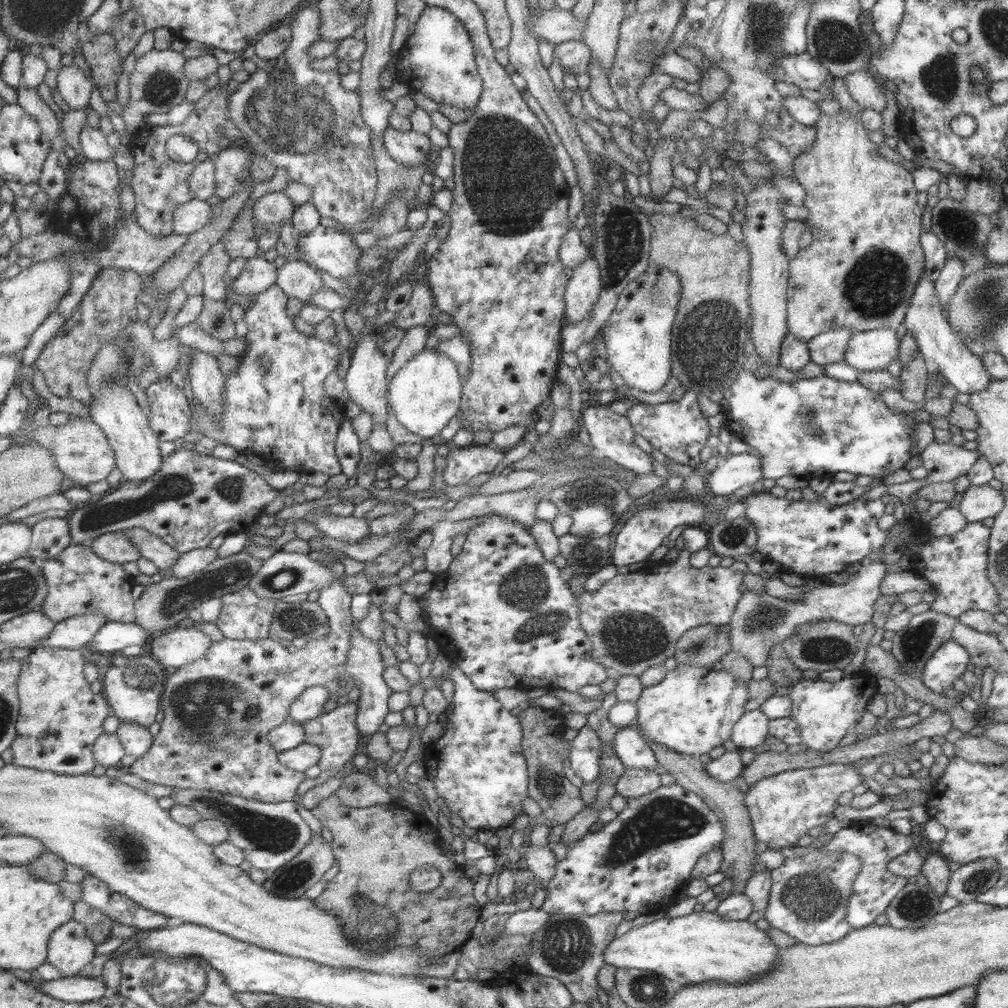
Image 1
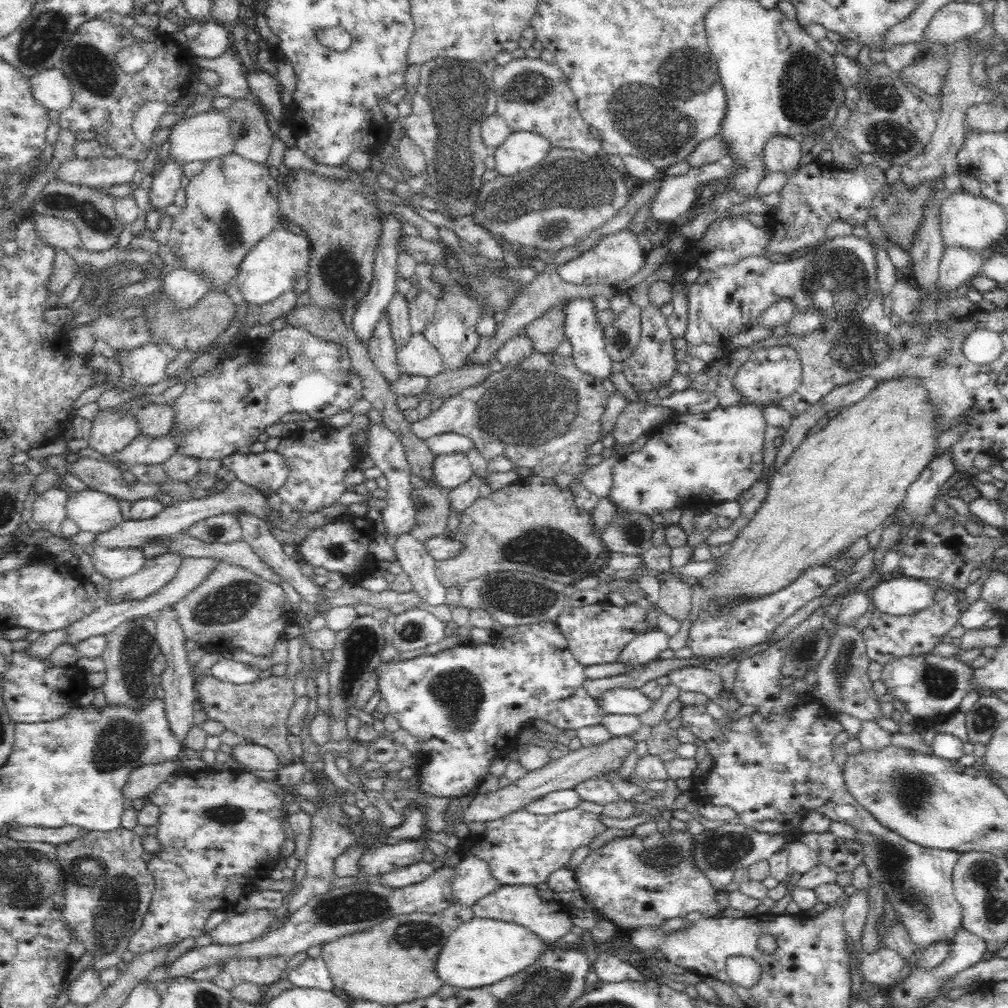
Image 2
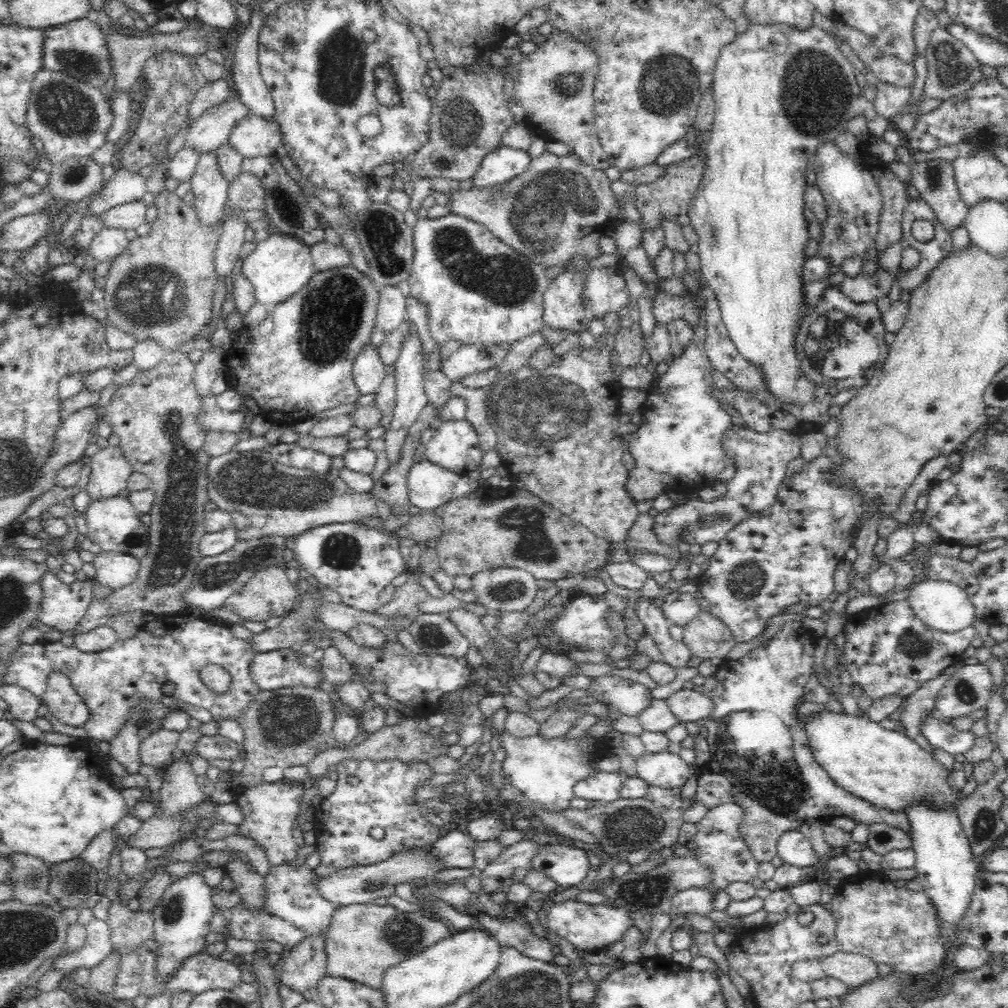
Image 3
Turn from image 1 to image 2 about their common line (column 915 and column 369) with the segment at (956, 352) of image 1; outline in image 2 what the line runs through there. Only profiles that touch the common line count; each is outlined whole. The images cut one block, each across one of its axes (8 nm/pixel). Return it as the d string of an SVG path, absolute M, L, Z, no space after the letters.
M386 215L381 224L381 237L377 251L375 252L374 278L372 278L372 284L368 288L368 294L364 294L364 298L360 300L360 304L354 308L354 316L352 316L352 331L354 332L354 336L356 336L356 339L360 343L366 346L368 346L372 336L374 336L374 330L382 314L386 311L389 303L395 298L396 262L399 255L396 252L395 244L400 235L400 223L390 215Z

